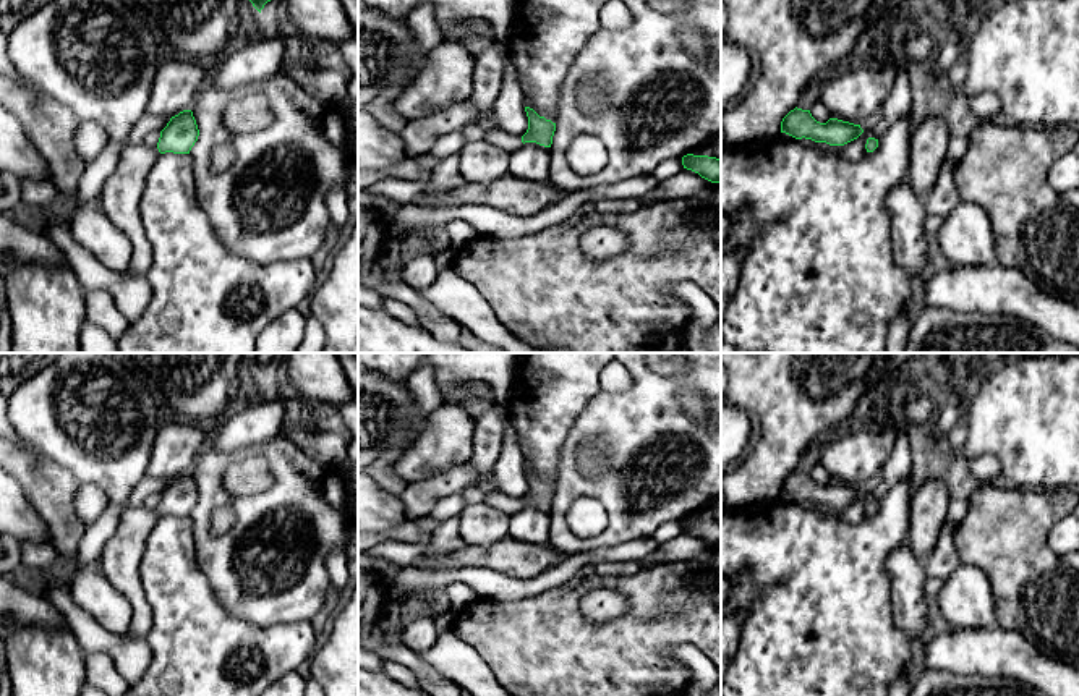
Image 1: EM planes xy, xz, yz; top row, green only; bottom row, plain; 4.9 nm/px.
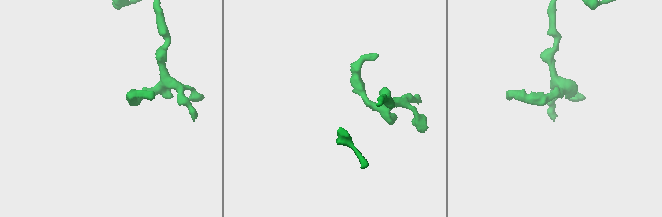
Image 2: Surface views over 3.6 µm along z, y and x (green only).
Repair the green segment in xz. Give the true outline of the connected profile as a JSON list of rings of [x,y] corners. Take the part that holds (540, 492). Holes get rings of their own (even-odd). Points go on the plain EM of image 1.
[[[525,469],[525,474],[528,479],[528,492],[523,499],[515,499],[501,490],[494,490],[486,494],[486,502],[493,508],[509,516],[512,516],[515,511],[518,511],[525,505],[536,505],[540,508],[551,510],[552,499],[556,494],[556,486],[552,486],[551,482],[546,482],[544,479],[540,479],[530,469]]]

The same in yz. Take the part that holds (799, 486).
[[[794,471],[781,484],[781,495],[795,502],[812,502],[830,508],[844,508],[857,502],[864,492],[860,487],[830,481],[826,486],[817,484],[810,473]]]

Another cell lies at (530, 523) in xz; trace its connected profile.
[[[525,505],[510,516],[509,537],[523,539],[530,544],[548,544],[549,528],[549,510],[536,505]]]

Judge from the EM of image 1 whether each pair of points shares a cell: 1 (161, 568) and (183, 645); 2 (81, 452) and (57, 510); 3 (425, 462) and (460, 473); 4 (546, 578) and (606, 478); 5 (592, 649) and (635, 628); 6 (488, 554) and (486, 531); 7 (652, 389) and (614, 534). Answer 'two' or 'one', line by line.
1: one
2: two
3: two
4: two
5: one
6: two
7: one

